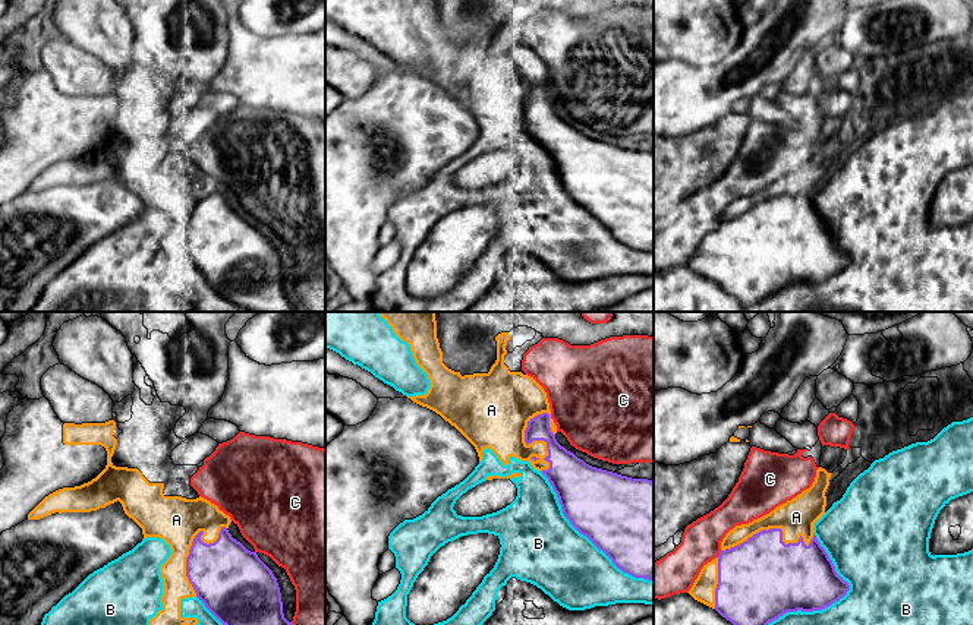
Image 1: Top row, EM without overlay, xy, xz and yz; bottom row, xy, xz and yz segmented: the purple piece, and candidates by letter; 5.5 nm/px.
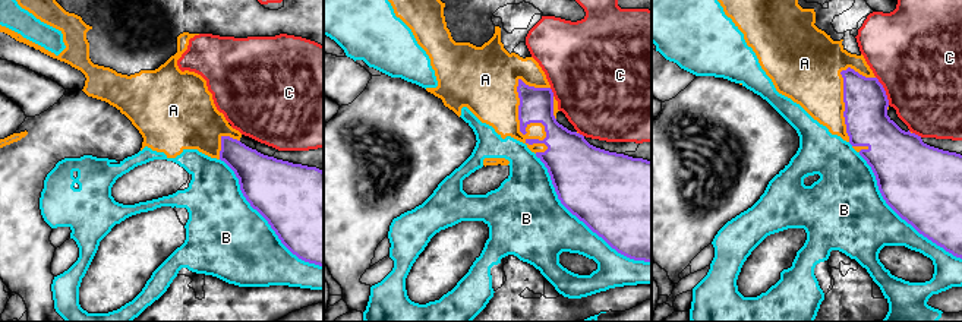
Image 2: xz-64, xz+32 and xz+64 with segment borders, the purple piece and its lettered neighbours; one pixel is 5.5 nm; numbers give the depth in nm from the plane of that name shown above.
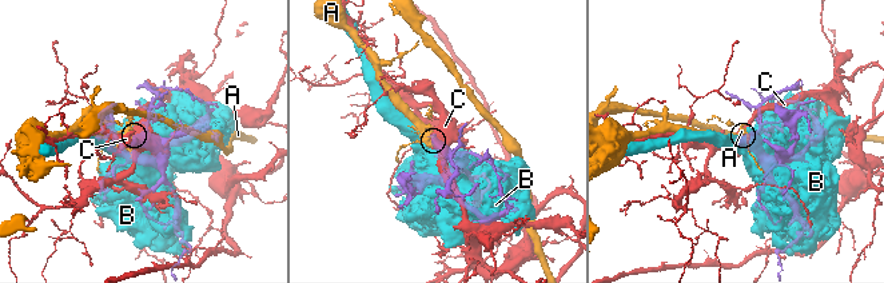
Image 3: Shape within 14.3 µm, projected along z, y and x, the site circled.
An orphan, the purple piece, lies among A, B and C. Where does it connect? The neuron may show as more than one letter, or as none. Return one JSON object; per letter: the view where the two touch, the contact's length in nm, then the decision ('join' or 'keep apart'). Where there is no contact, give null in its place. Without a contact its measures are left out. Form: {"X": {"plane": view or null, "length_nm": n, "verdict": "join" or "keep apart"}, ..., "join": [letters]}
{"A": {"plane": "xz", "length_nm": 340, "verdict": "join"}, "B": {"plane": "yz", "length_nm": 600, "verdict": "keep apart"}, "C": {"plane": "yz", "length_nm": 50, "verdict": "keep apart"}, "join": ["A"]}

